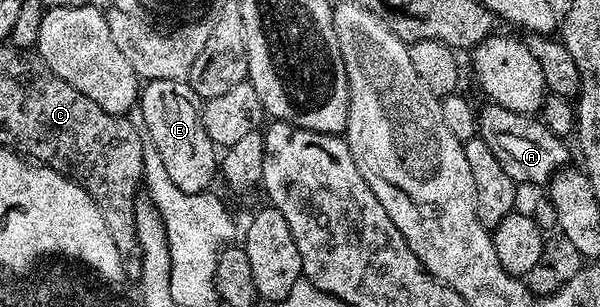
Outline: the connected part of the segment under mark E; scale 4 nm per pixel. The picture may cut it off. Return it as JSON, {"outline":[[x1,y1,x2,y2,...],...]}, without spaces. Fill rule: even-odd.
{"outline":[[182,79,174,81,147,80,143,84,138,100,139,111,141,117,144,118,143,126,146,128,147,138,150,140,151,146,152,143,156,146,155,158,162,161,166,174,170,176,170,181,174,181,174,185,178,185,178,189,182,189,182,193,198,193,209,190,213,186,212,178,217,178,218,175,218,148,210,141,210,137,202,125,202,101,194,93,190,84]]}

